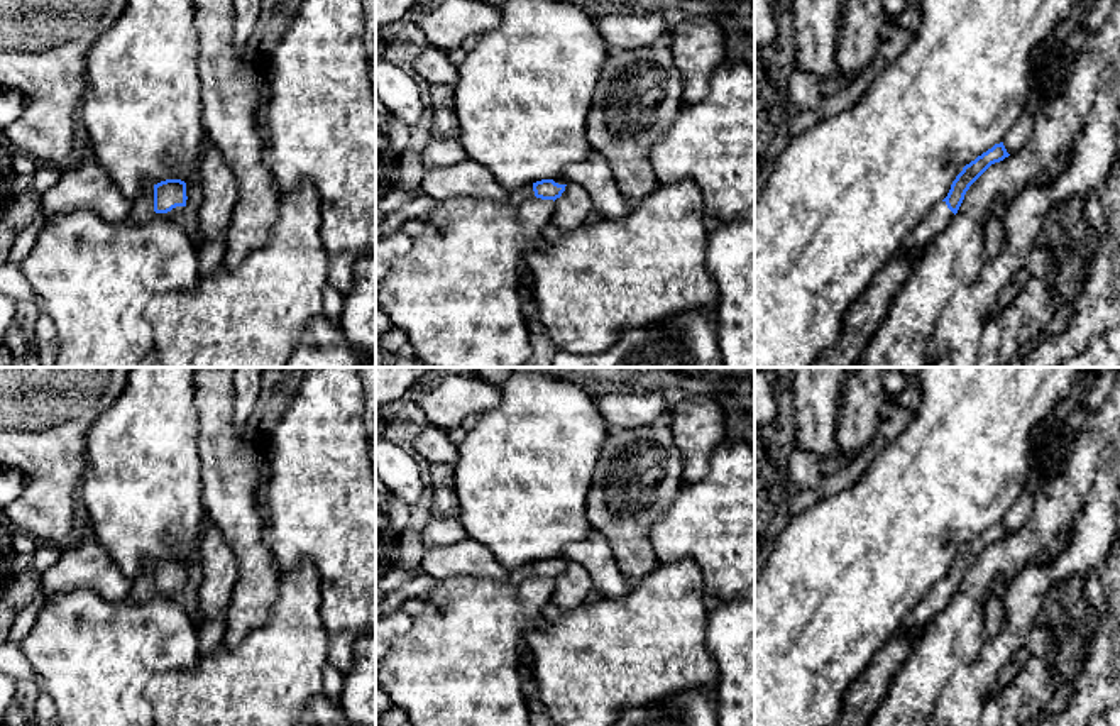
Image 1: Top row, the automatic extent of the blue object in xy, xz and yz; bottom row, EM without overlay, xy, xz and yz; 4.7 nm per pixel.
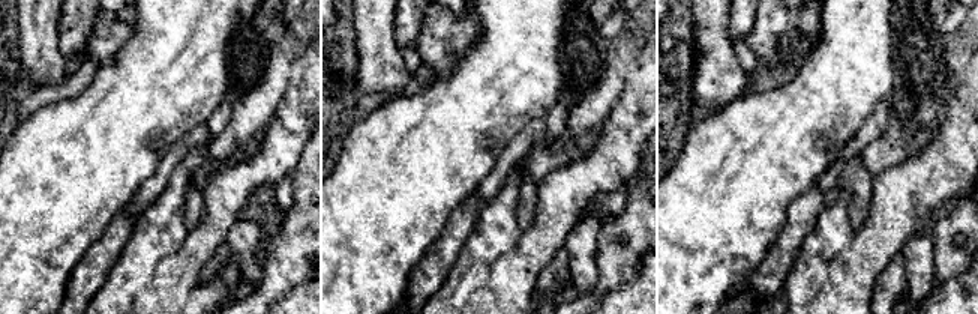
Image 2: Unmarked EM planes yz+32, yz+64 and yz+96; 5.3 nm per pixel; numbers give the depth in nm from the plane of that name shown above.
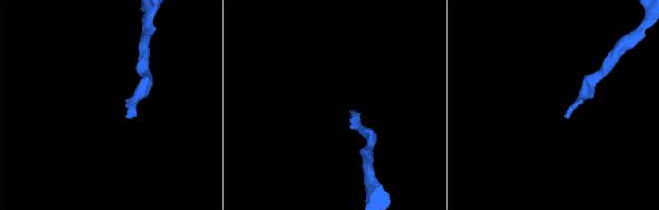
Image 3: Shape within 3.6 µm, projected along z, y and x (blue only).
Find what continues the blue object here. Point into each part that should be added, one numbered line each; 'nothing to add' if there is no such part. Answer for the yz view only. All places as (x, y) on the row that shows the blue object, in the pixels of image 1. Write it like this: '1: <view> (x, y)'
1: yz (941, 215)

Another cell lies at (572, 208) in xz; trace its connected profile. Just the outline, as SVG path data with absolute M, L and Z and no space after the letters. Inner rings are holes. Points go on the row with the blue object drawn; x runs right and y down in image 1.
M567 183L562 196L555 200L552 223L563 230L579 228L590 212L592 203L587 191L580 184Z

